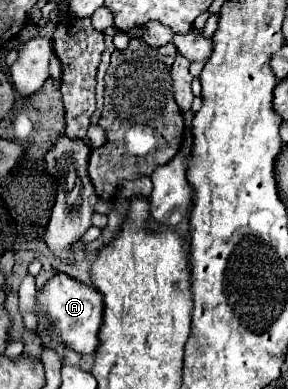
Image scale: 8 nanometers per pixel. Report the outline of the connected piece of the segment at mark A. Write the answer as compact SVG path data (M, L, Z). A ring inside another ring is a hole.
M56 273L40 291L36 299L36 309L38 309L38 333L50 329L56 341L60 341L62 345L70 345L78 353L96 353L96 347L100 345L98 335L104 317L104 301L96 289L78 283L64 273ZM40 311L46 315L48 323L44 323Z

